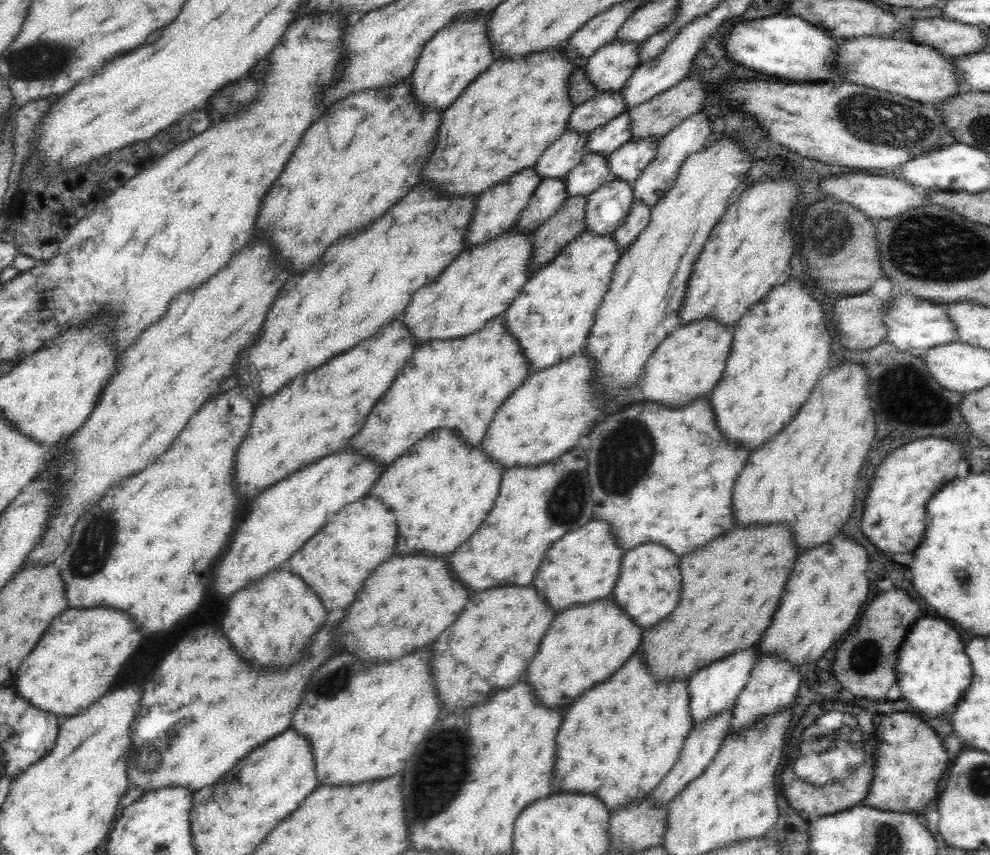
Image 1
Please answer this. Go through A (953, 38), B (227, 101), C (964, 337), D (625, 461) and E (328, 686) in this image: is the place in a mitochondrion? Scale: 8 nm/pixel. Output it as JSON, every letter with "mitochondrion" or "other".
{"A":"other","B":"mitochondrion","C":"other","D":"mitochondrion","E":"mitochondrion"}

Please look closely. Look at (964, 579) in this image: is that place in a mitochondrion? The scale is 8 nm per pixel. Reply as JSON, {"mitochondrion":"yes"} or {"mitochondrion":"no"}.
{"mitochondrion":"no"}

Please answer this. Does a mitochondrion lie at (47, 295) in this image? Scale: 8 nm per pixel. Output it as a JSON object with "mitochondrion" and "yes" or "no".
{"mitochondrion":"yes"}

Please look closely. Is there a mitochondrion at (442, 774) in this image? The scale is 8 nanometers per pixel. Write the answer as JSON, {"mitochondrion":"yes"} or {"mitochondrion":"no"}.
{"mitochondrion":"yes"}

